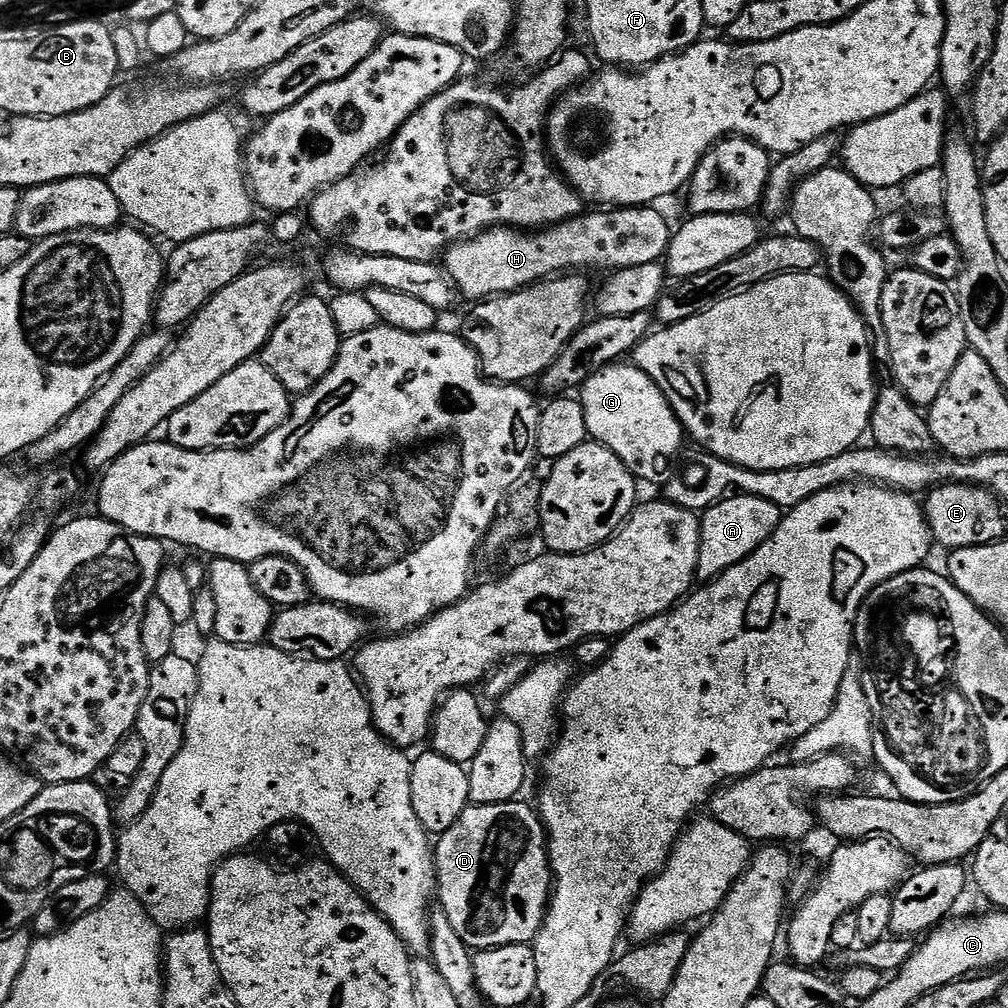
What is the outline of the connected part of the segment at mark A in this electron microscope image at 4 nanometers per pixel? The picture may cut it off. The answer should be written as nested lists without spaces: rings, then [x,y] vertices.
[[[729,495],[700,516],[700,549],[695,579],[707,582],[721,576],[727,568],[733,568],[750,554],[754,554],[774,534],[782,519],[782,509],[774,502],[757,496]]]

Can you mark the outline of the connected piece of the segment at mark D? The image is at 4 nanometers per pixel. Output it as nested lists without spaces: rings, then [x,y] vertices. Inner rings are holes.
[[[520,803],[491,804],[490,806],[472,804],[464,809],[464,812],[458,818],[458,822],[454,822],[454,826],[450,826],[450,830],[439,833],[437,840],[440,841],[435,841],[434,844],[439,907],[446,914],[446,918],[450,918],[450,926],[454,926],[458,938],[462,938],[462,942],[466,942],[466,946],[473,950],[501,948],[511,944],[532,944],[544,924],[545,914],[548,913],[548,901],[552,899],[552,886],[554,883],[552,866],[548,863],[548,833],[544,827],[544,821],[540,819],[539,811],[533,805],[531,808],[528,804]]]

